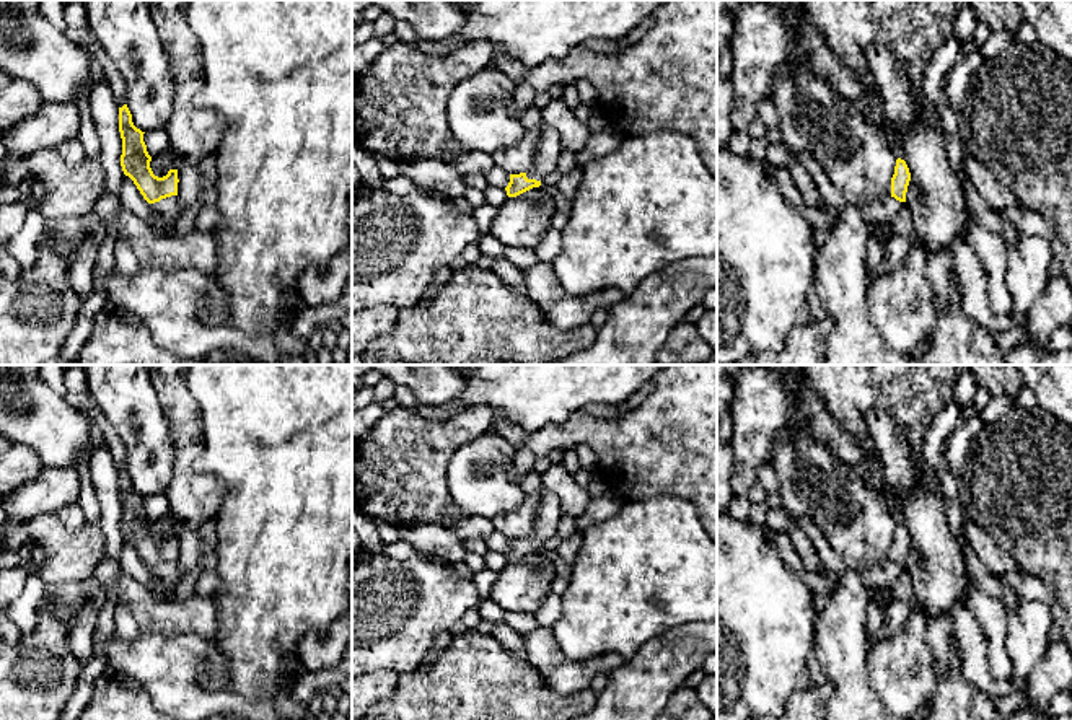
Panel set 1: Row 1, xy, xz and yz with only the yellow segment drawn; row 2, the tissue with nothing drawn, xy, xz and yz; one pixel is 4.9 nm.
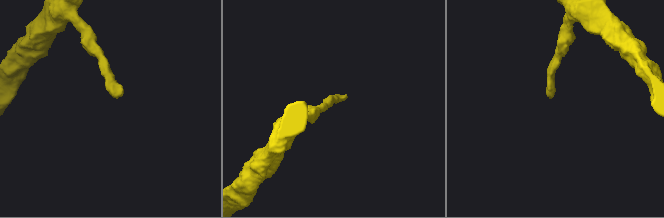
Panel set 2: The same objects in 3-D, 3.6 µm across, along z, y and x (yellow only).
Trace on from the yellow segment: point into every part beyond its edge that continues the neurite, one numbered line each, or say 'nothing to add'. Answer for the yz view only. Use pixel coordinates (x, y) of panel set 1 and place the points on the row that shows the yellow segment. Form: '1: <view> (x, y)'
1: yz (885, 210)

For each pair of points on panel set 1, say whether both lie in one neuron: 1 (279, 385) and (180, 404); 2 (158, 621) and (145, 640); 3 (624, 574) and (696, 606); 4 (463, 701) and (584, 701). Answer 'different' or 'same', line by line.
1: different
2: different
3: same
4: same

